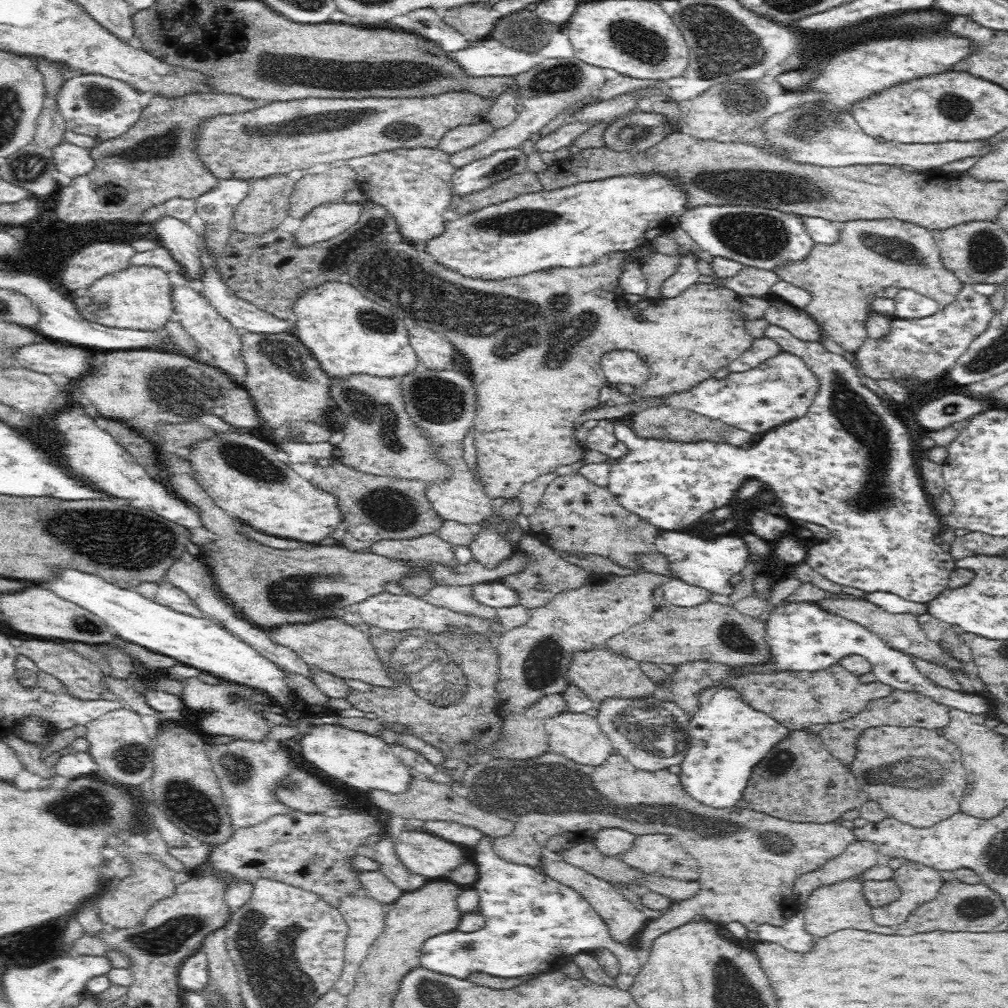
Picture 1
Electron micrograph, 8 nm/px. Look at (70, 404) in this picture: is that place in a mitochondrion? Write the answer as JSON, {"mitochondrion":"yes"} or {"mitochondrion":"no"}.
{"mitochondrion":"no"}

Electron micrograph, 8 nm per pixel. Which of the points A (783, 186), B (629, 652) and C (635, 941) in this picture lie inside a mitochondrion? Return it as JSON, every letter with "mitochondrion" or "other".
{"A":"mitochondrion","B":"other","C":"other"}

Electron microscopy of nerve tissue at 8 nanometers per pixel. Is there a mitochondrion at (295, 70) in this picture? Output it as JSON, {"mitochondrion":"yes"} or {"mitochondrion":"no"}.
{"mitochondrion":"yes"}

